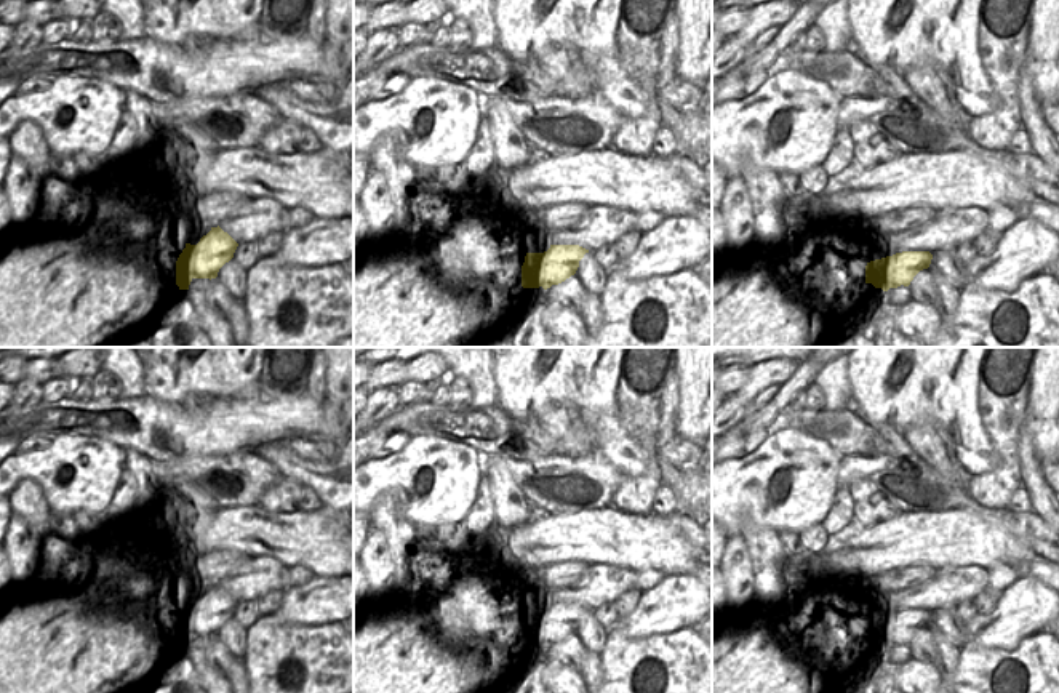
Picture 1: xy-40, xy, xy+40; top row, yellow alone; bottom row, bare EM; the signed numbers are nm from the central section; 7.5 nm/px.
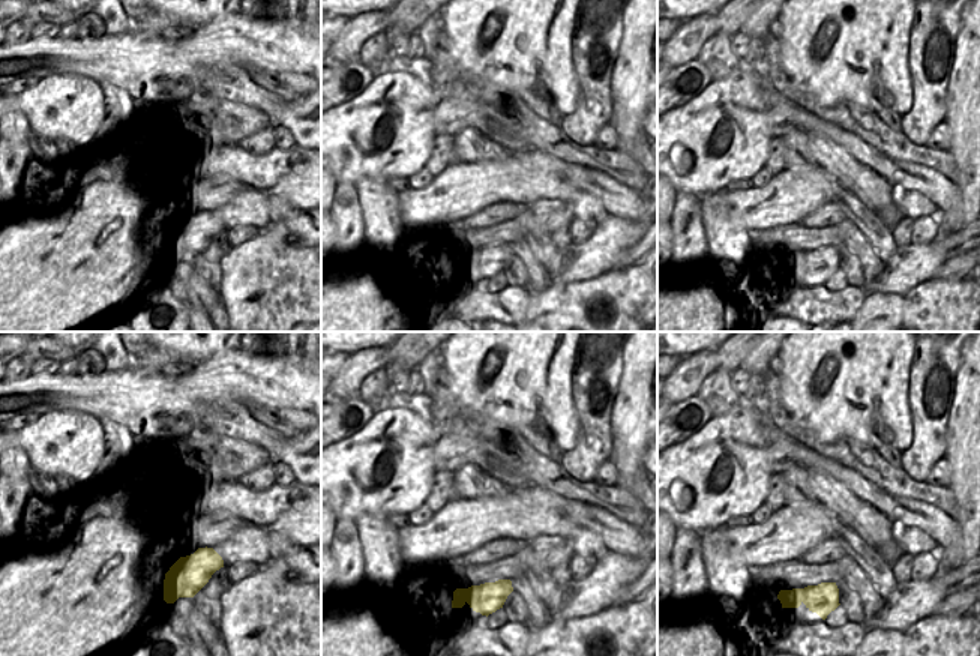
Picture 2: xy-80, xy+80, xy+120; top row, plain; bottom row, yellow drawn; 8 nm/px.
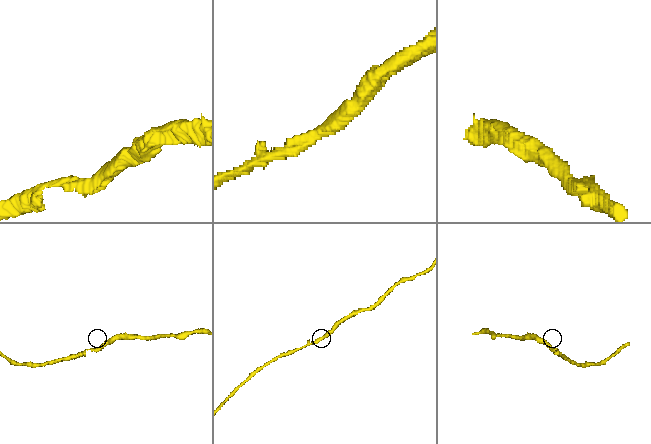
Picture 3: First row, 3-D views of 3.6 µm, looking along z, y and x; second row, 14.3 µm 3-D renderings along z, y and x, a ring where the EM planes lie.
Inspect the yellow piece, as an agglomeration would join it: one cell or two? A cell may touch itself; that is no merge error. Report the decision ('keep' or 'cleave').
keep

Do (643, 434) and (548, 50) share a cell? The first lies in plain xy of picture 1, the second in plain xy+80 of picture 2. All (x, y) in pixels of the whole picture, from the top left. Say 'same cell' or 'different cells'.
different cells

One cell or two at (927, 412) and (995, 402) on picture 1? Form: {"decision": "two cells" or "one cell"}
{"decision": "two cells"}

